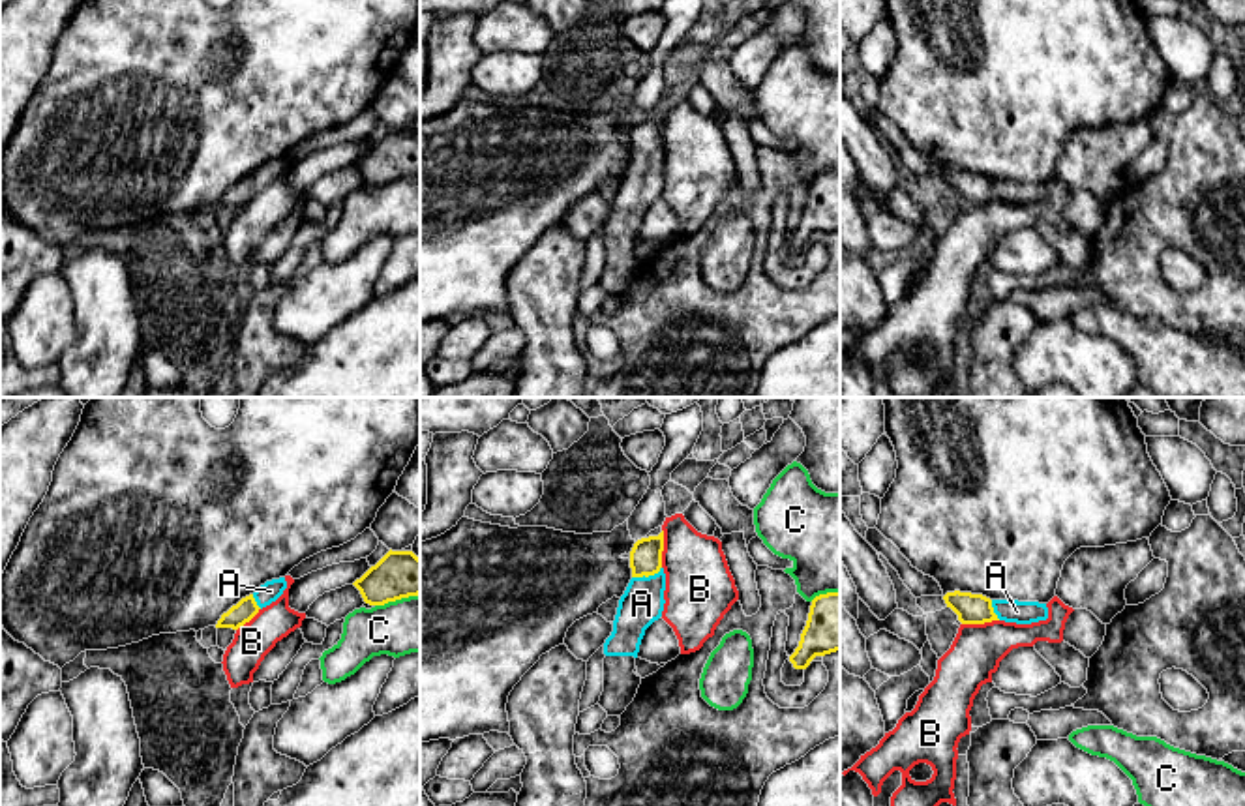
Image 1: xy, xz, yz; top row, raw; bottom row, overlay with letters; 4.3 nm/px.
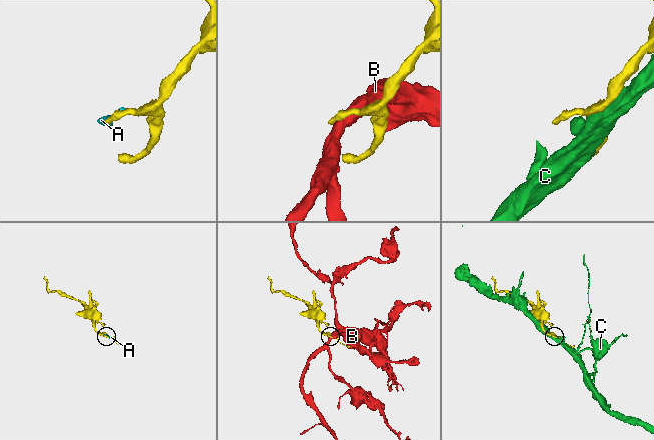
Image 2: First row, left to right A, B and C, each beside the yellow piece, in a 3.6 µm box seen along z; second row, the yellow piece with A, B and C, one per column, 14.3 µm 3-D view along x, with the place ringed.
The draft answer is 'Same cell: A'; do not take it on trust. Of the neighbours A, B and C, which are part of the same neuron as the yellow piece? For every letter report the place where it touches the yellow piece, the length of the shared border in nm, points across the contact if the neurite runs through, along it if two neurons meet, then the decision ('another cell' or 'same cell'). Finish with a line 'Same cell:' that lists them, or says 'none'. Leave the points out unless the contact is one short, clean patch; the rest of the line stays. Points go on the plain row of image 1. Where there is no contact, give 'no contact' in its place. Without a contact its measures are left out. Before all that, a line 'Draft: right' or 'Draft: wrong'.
Draft: right
A: meets yellow in xz at (647, 156); contact 140 nm long; same cell
B: meets yellow in xz at (662, 128); contact 170 nm long; border along xz (662, 109), (660, 147); another cell
C: meets yellow in xy at (396, 179); contact 200 nm long; another cell
Same cell: A

